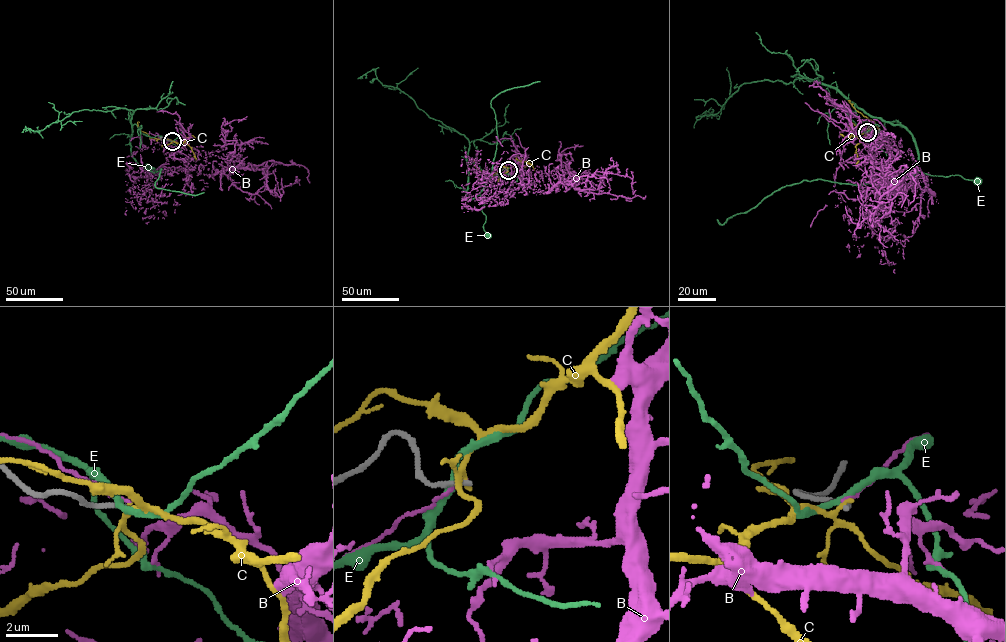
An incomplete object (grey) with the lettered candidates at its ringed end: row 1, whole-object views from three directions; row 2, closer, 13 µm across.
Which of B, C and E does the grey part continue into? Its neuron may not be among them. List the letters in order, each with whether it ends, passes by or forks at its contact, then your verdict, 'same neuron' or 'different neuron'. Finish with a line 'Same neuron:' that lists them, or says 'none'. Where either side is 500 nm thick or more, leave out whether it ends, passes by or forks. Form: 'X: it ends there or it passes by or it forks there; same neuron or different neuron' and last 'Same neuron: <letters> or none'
B: it ends there; different neuron
C: it forks there; different neuron
E: it passes by; different neuron
Same neuron: none

